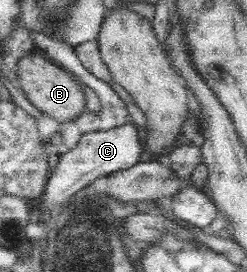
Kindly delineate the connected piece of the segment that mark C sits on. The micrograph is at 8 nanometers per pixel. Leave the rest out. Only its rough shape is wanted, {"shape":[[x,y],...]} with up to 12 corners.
{"shape":[[133,124],[84,133],[59,155],[41,197],[46,219],[100,177],[133,167]]}

